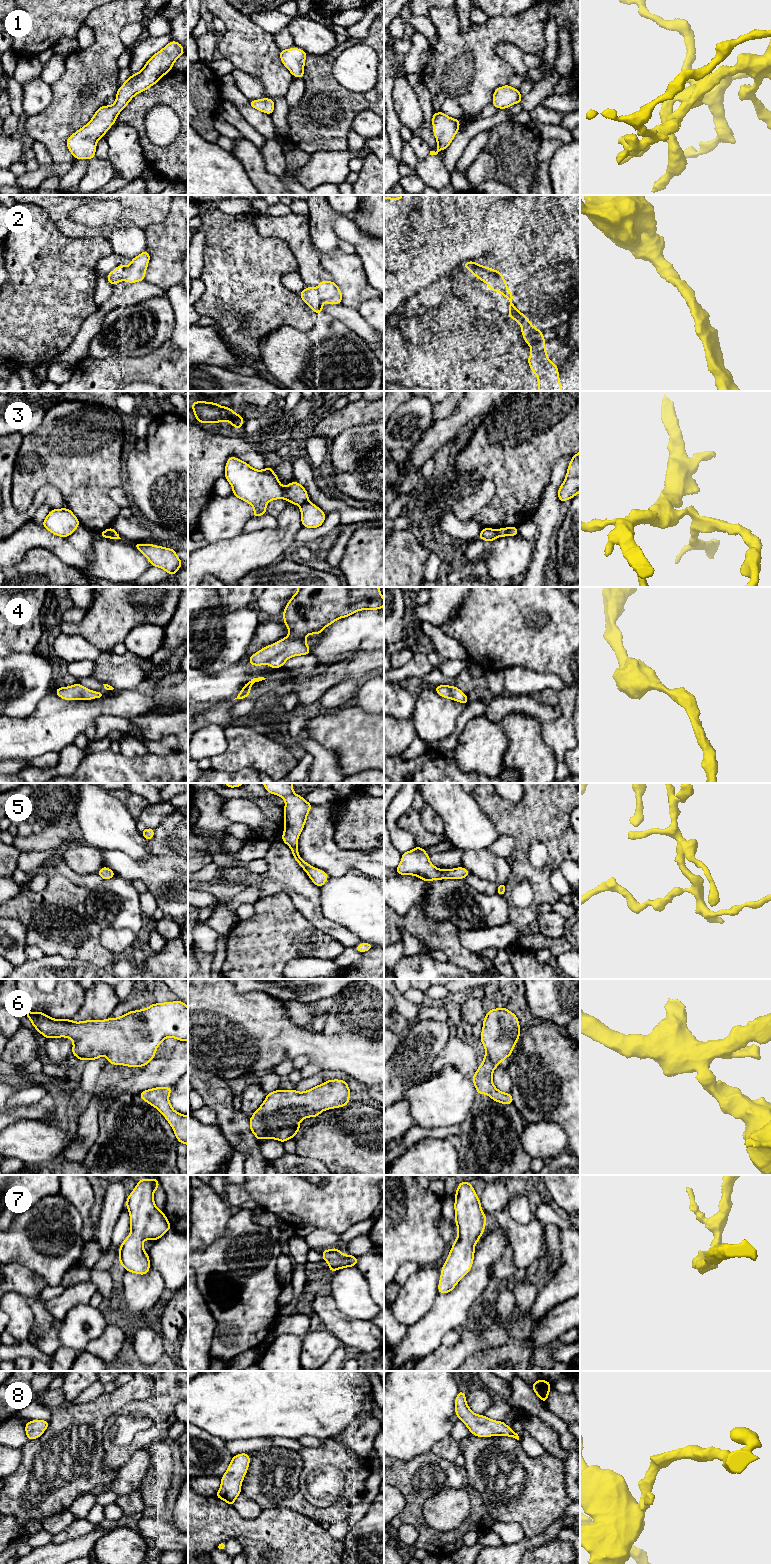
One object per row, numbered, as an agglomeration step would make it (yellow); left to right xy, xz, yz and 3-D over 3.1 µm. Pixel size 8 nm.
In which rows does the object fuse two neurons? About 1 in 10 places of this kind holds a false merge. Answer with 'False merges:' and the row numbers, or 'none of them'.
False merges: 3

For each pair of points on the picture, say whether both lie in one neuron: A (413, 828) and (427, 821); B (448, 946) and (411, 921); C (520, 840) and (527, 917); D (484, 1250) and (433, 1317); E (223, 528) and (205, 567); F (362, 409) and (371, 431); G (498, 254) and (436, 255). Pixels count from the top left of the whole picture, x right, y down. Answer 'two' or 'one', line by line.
A: two
B: one
C: one
D: one
E: two
F: two
G: one

